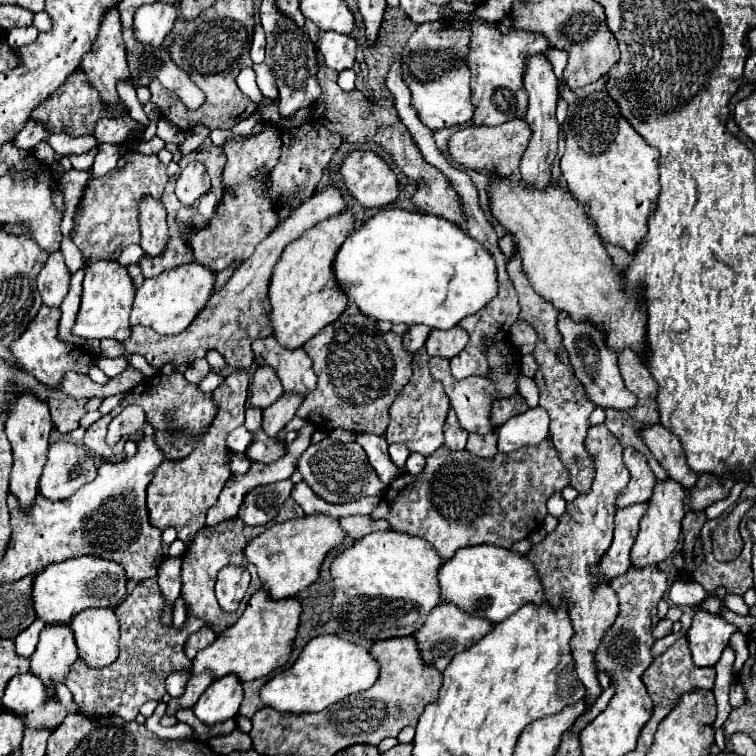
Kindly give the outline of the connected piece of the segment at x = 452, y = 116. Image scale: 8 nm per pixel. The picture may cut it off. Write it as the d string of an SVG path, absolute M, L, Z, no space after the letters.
M455 18L435 20L419 24L409 38L401 54L401 72L407 88L413 96L413 108L419 120L431 130L467 124L473 116L471 104L471 74L465 66L465 54L469 50L469 22Z

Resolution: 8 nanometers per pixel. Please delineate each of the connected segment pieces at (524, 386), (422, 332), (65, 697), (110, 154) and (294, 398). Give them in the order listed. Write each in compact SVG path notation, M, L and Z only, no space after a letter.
M523 372L517 374L517 388L519 388L519 394L525 398L525 402L527 402L531 408L535 408L535 406L539 404L539 388L537 388L537 384L535 384L531 378L527 378Z
M411 326L409 332L403 334L403 346L407 352L417 352L419 348L423 348L427 336L429 336L431 328L429 326Z
M57 684L56 695L70 713L77 712L70 690L64 684Z
M99 144L99 152L97 152L95 162L93 162L93 166L91 166L91 176L89 176L87 184L89 184L95 176L103 176L107 170L111 170L111 168L117 164L119 156L121 156L121 150L119 150L117 146L113 146L113 144Z
M283 394L275 404L265 408L263 412L263 430L269 438L279 440L281 430L289 420L293 420L297 408L301 406L301 396L297 394Z

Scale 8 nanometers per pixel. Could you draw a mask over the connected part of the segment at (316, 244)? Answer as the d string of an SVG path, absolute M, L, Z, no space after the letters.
M343 212L339 216L327 218L307 230L299 240L291 242L281 260L277 262L271 282L269 282L269 326L273 330L275 340L289 350L301 348L309 338L313 338L321 328L335 322L347 306L345 294L337 288L331 272L333 258L347 238L353 232L351 214Z

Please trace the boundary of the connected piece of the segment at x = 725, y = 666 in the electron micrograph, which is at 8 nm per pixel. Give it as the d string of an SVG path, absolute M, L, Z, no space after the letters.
M727 646L723 650L723 656L719 660L719 664L715 666L717 670L717 680L715 680L715 688L713 694L717 698L717 718L713 722L713 730L719 730L723 726L723 722L727 720L729 712L731 712L731 704L729 704L729 690L733 684L733 662L735 662L735 654L733 650Z

